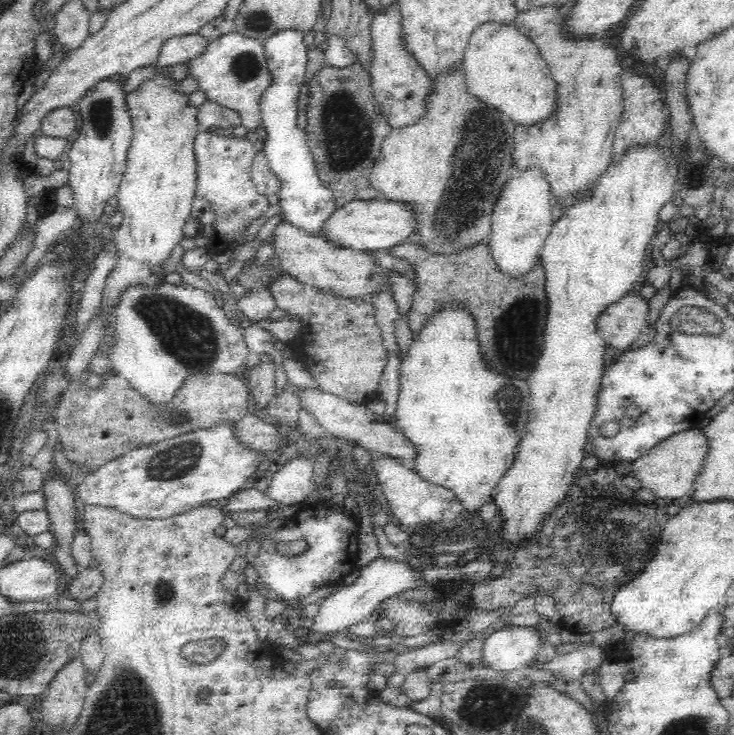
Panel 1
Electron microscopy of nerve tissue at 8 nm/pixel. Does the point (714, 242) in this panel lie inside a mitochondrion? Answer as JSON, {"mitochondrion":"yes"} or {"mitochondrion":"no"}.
{"mitochondrion":"no"}

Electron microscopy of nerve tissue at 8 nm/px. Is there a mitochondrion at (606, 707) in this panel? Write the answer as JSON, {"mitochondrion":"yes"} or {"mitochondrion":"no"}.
{"mitochondrion":"no"}

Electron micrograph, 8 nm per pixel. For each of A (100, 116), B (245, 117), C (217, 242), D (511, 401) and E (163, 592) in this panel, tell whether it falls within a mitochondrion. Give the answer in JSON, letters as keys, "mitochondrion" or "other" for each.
{"A":"mitochondrion","B":"other","C":"other","D":"mitochondrion","E":"mitochondrion"}

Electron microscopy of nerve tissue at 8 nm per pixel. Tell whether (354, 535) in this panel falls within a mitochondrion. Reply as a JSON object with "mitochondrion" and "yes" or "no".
{"mitochondrion":"no"}

